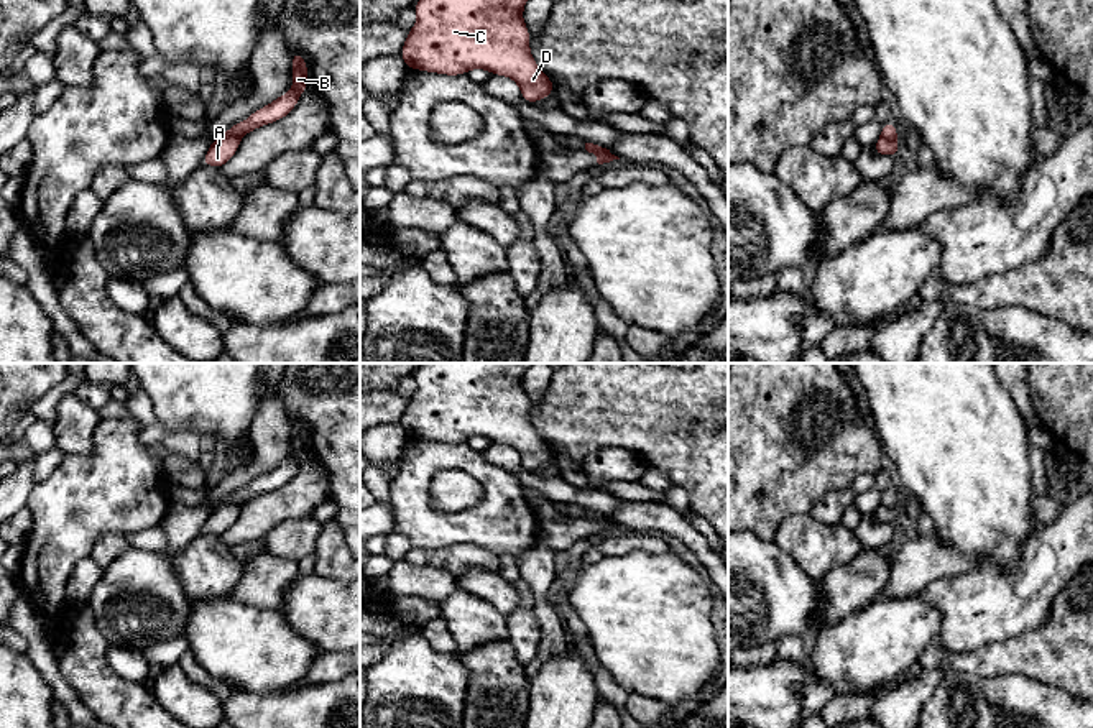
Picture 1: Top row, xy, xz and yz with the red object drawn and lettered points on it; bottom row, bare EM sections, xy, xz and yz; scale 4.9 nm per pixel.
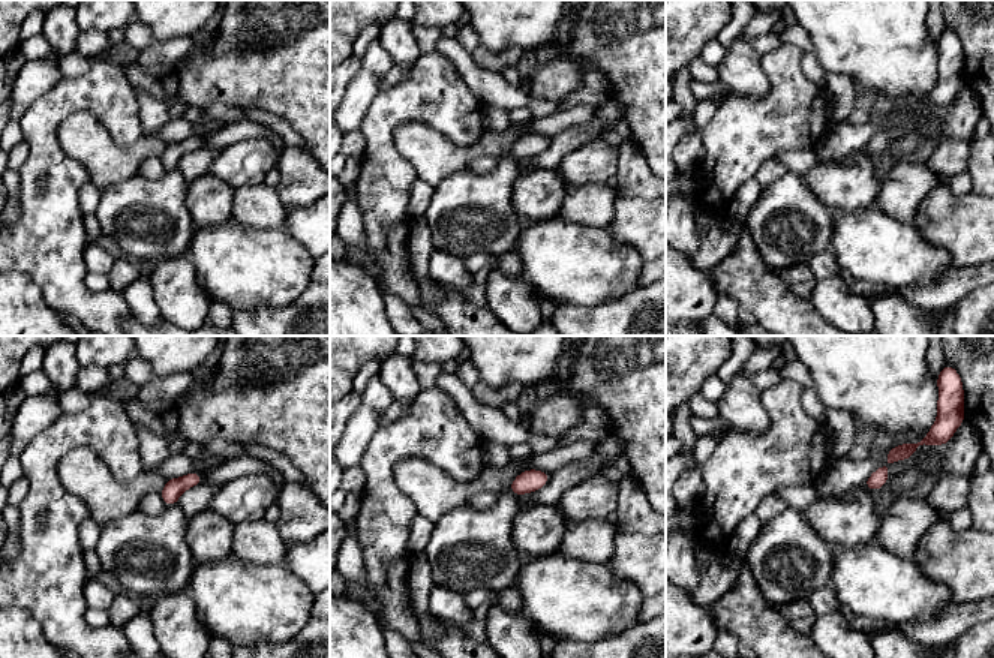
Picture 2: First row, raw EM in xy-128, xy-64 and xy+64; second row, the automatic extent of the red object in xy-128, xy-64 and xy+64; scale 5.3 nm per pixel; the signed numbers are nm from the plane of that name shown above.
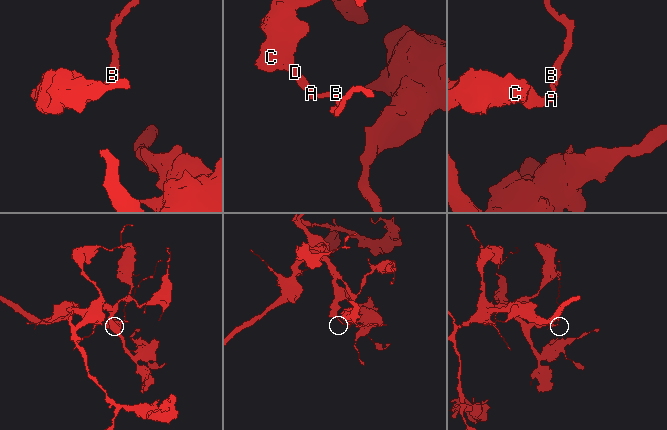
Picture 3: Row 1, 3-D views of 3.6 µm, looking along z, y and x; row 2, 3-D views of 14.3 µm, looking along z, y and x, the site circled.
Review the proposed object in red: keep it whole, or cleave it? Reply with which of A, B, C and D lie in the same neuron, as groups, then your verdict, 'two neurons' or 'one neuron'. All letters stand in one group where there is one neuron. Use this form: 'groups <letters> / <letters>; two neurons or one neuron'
groups A C D / B; two neurons

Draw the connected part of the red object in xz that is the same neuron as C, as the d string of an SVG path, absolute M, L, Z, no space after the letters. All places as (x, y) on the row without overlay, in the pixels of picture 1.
M422 363L414 371L416 393L408 399L398 421L408 437L444 444L463 444L470 437L487 437L493 444L513 447L523 468L536 472L556 452L539 437L531 419L531 403L523 389L523 376L533 363Z

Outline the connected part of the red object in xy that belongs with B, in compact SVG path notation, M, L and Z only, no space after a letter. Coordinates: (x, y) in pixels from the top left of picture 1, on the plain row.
M291 419L291 432L293 432L293 457L283 463L279 463L271 472L255 478L248 483L245 490L233 491L225 503L228 505L245 505L250 500L274 491L286 483L289 483L299 470L301 462L309 457L307 452L307 429L301 424L299 419Z

